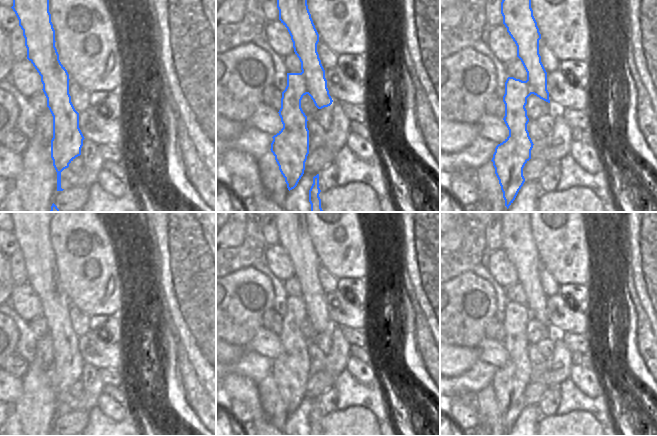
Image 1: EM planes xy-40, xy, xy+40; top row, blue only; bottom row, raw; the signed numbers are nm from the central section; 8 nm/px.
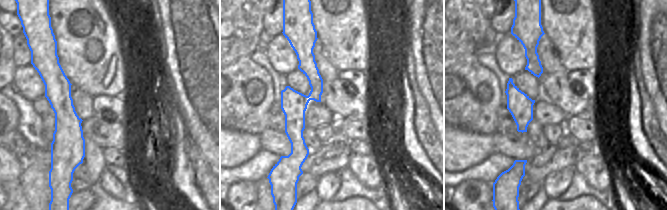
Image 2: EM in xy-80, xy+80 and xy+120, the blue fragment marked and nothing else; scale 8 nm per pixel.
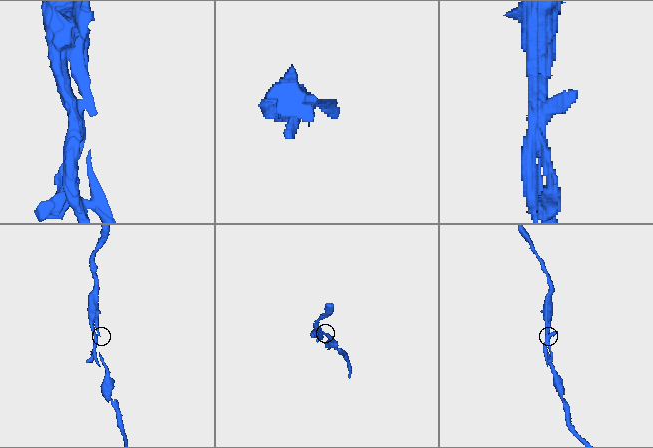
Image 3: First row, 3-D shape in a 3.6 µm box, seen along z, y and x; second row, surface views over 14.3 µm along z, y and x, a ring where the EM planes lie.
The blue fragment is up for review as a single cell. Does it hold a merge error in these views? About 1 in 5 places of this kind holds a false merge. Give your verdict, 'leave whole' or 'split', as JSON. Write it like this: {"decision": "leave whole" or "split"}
{"decision": "leave whole"}

